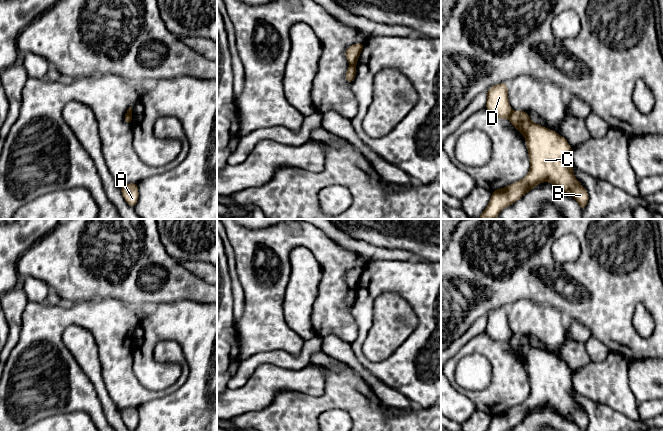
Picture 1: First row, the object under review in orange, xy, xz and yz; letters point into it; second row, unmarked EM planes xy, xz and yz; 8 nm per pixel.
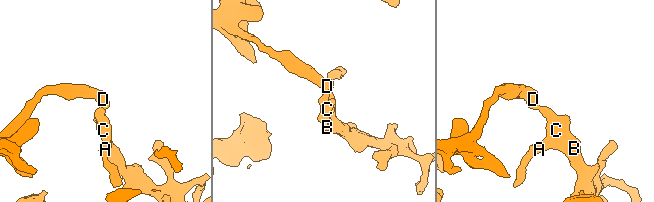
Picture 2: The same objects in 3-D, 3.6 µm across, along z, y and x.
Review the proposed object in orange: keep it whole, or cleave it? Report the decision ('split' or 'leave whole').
split

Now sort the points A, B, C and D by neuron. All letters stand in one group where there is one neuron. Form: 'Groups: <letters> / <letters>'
Groups: A B C / D

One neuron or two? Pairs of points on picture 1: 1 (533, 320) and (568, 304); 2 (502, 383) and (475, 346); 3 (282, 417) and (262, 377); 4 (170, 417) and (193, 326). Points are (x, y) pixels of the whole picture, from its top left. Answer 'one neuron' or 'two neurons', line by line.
1: one neuron
2: one neuron
3: two neurons
4: one neuron

